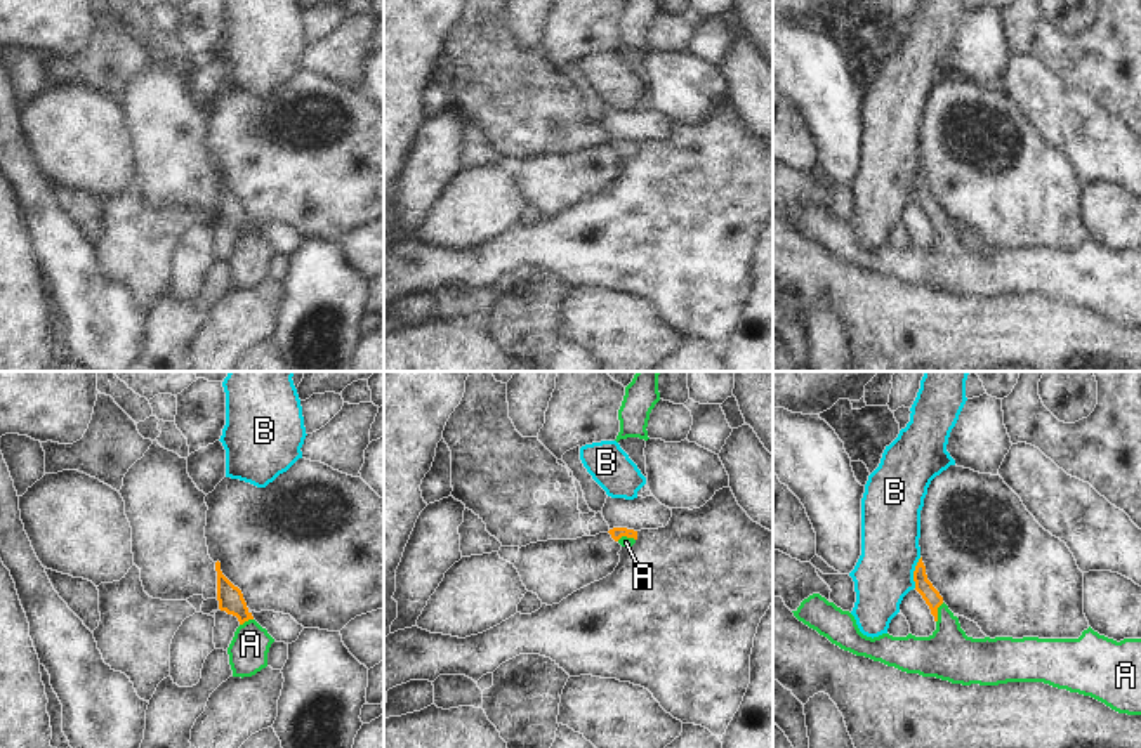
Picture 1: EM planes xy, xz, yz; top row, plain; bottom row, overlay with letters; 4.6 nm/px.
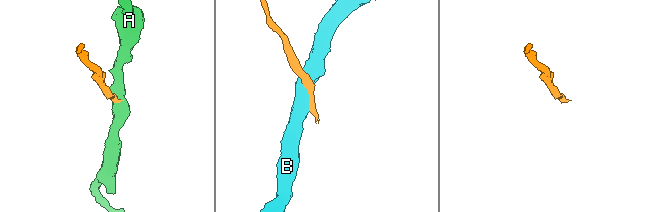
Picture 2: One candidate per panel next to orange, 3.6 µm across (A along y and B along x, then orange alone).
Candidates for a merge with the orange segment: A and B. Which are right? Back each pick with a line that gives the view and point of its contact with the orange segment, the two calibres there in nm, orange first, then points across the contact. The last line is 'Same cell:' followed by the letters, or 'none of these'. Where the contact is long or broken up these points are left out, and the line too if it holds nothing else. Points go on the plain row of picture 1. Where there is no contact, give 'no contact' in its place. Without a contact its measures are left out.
A: yz (936, 224) | 80/240 nm | across yz (923, 196), (935, 212), (936, 224), (947, 235), (949, 264)
Same cell: A

